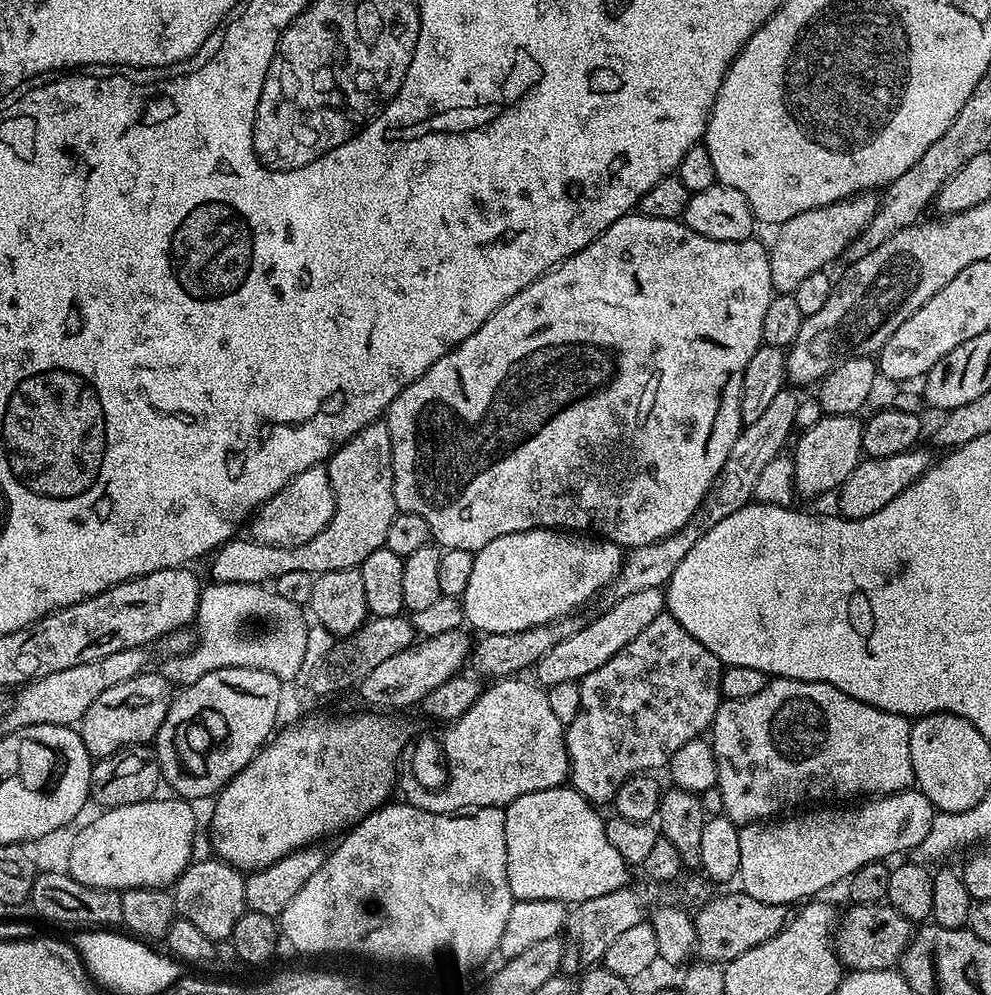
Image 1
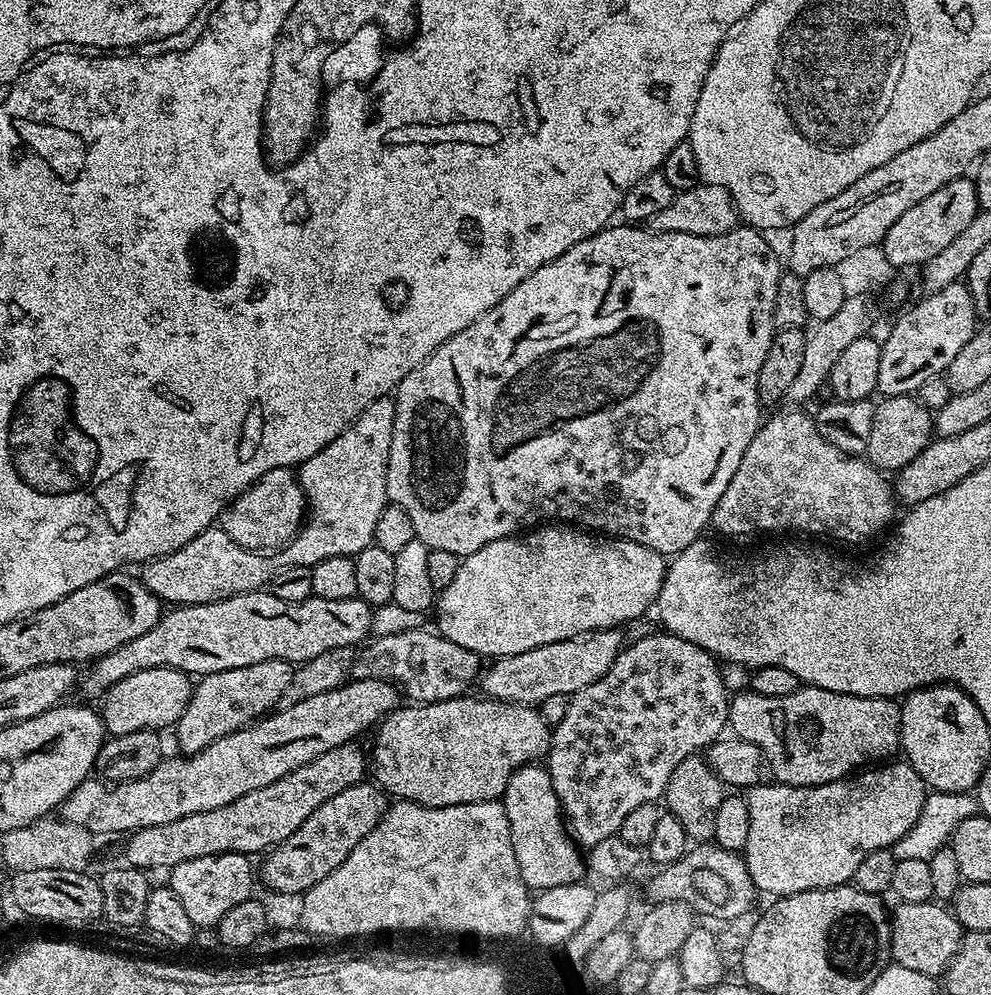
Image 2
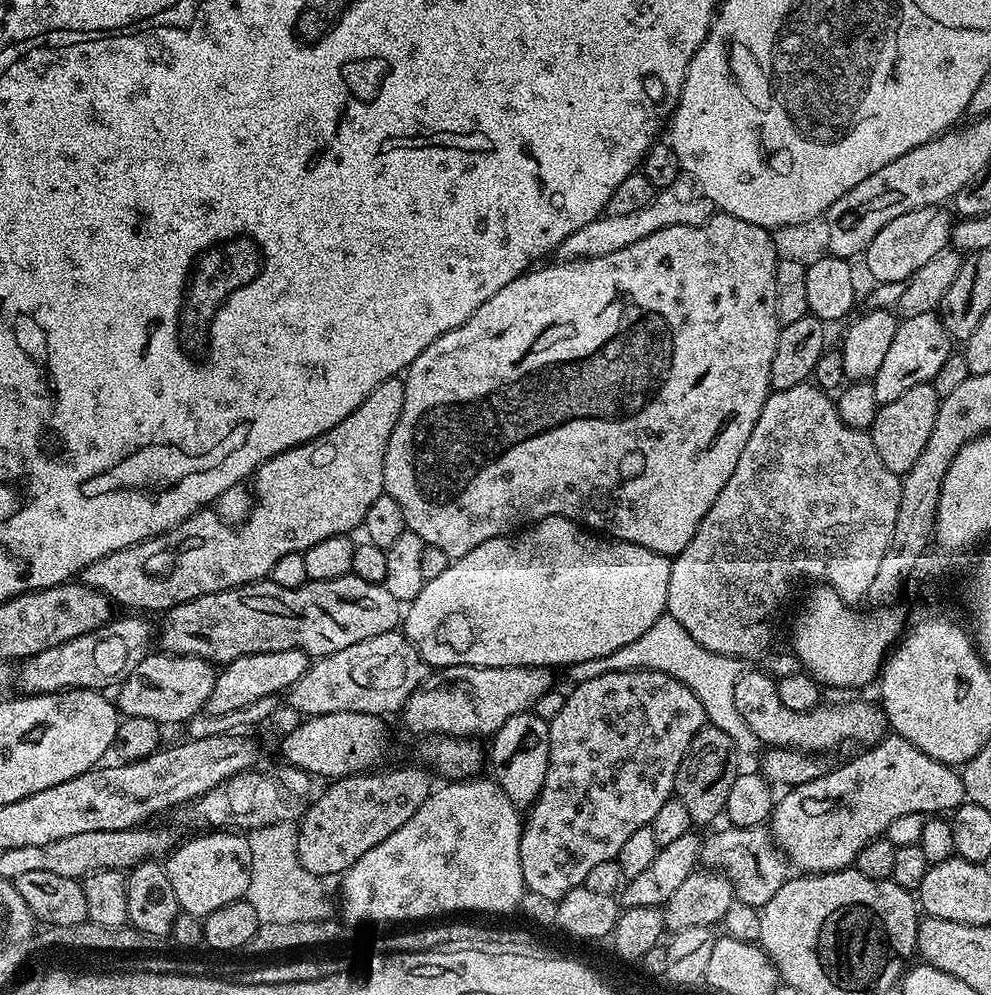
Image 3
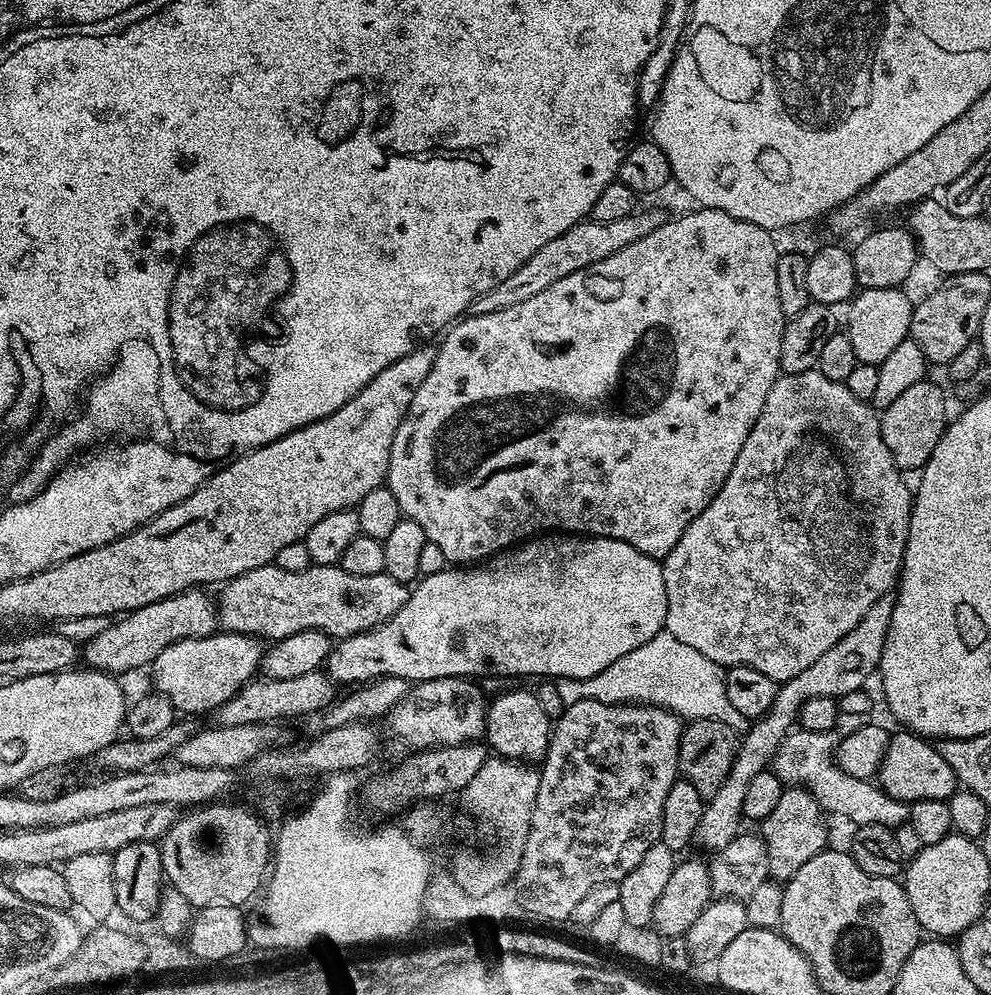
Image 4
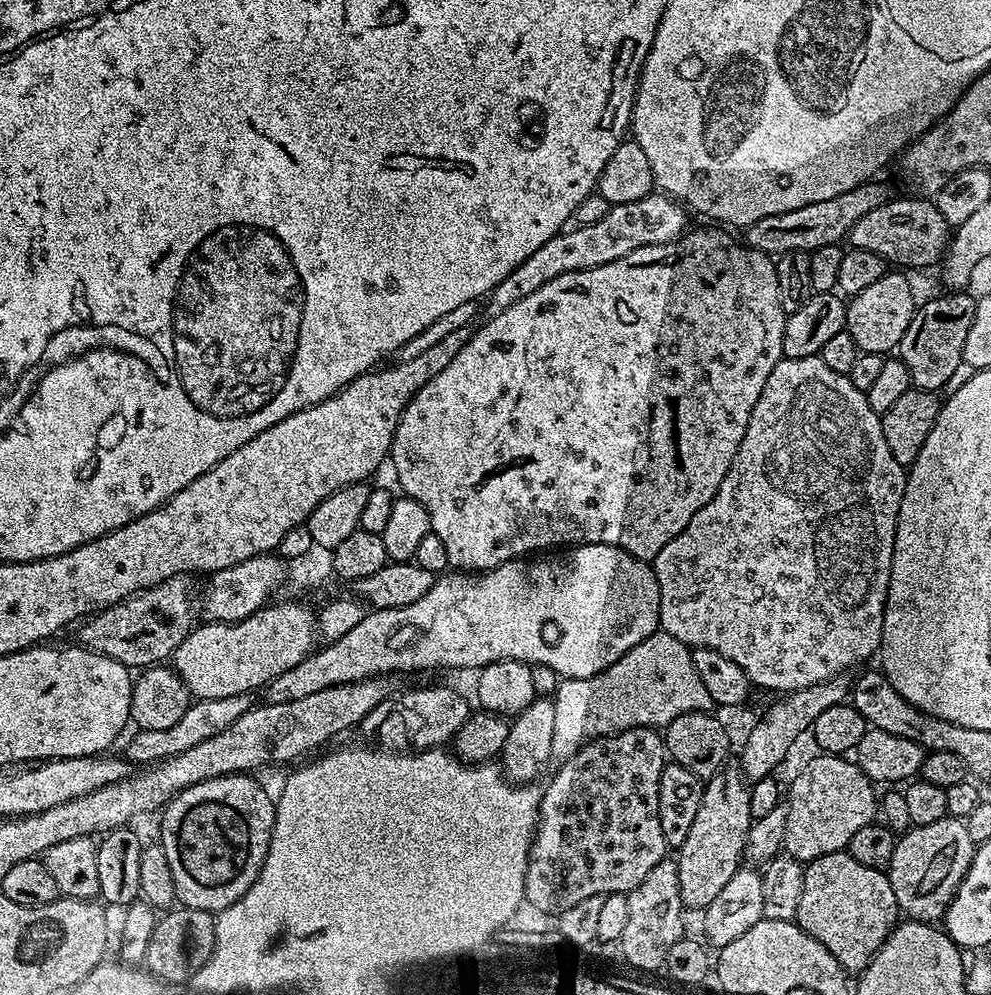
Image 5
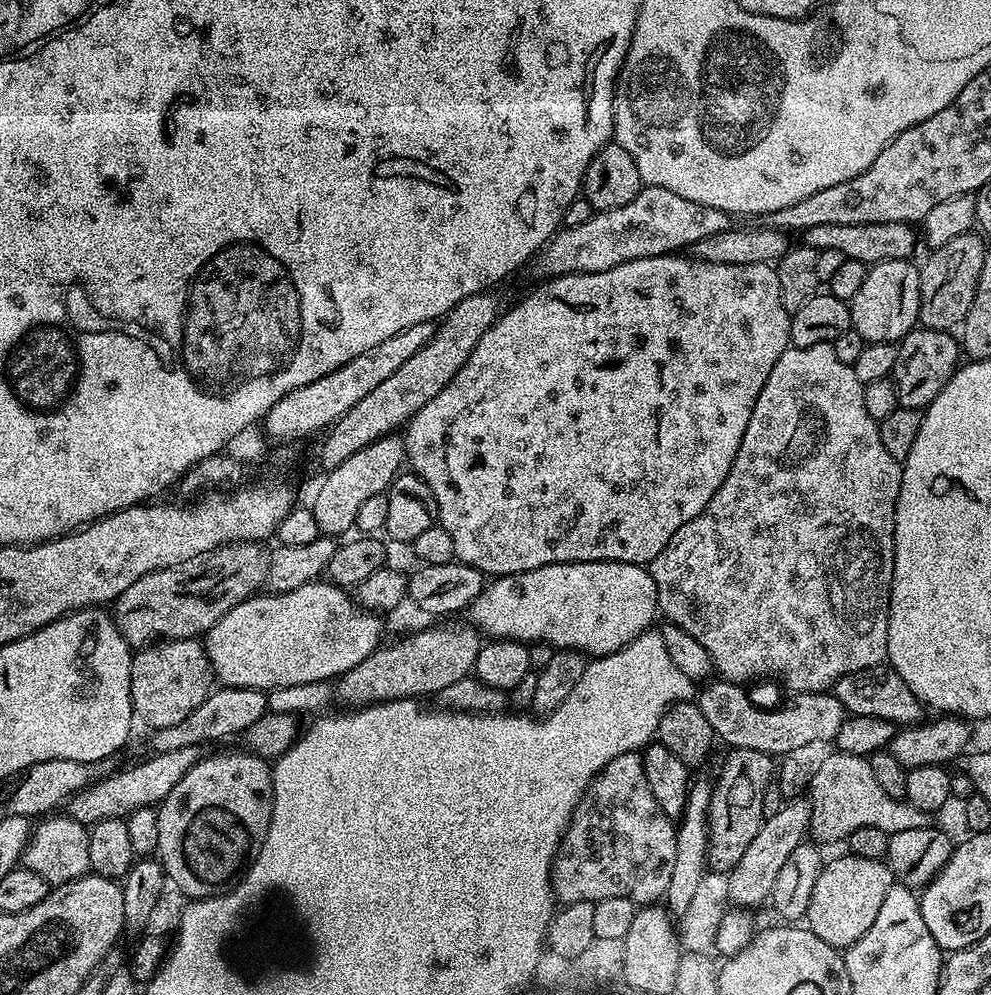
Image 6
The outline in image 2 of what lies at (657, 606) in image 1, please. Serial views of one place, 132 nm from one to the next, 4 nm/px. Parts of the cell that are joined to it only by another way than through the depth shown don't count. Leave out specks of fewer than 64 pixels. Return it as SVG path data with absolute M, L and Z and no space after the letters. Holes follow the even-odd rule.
M600 628L596 632L587 632L585 636L575 636L526 650L526 654L493 659L492 666L485 667L479 677L479 691L493 700L533 706L540 705L554 694L572 696L578 690L590 686L590 682L598 682L598 678L602 678L602 674L606 674L610 666L614 666L618 654L626 644L622 633L620 628Z

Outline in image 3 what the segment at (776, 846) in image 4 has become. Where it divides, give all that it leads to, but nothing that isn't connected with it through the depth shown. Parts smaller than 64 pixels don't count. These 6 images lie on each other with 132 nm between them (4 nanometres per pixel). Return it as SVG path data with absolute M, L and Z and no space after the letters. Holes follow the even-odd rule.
M724 826L721 832L703 841L700 864L705 869L719 872L732 883L734 896L739 903L749 904L754 909L763 908L790 876L790 865L783 852L776 847L772 833L767 827L734 828Z

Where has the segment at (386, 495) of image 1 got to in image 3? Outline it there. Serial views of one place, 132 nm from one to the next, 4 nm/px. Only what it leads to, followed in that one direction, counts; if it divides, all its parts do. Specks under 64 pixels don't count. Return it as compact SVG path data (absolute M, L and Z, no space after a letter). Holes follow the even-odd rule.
M393 378L382 382L370 390L366 402L342 418L338 426L323 432L317 440L299 444L267 460L254 473L254 503L244 523L235 526L225 524L215 510L201 510L183 520L177 528L163 532L160 536L151 536L140 544L108 554L106 558L98 558L98 562L84 568L83 583L98 589L113 605L125 604L128 610L164 614L187 600L255 584L258 580L271 577L274 562L278 562L278 558L286 558L286 554L295 552L304 553L312 546L318 546L318 542L326 542L326 538L352 534L355 528L357 531L363 525L366 510L370 510L374 498L384 492L384 455L390 434L394 434L394 426L398 426L403 401L403 379Z

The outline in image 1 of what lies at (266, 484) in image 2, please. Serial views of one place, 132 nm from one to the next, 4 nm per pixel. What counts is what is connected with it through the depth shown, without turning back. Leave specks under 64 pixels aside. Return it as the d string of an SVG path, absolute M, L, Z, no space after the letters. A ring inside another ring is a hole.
M325 463L315 464L309 470L304 470L302 474L296 475L282 490L272 495L266 503L261 504L256 512L253 513L250 520L250 528L252 524L251 539L255 543L272 546L274 548L296 548L308 541L312 541L320 534L334 516L335 509L336 499L334 498L333 487L330 486L327 465Z

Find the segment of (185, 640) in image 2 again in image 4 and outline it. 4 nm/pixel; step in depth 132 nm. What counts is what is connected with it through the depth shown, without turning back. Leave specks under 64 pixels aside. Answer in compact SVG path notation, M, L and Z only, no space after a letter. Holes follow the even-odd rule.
M273 562L229 580L219 589L218 624L223 631L263 638L268 642L281 640L302 630L318 630L333 638L343 638L369 632L382 622L394 618L394 614L398 614L398 610L406 606L409 591L409 585L390 578L384 572L370 574L370 578L362 578L355 574L346 574L346 570L335 564L321 564L293 574L291 570L278 570L278 566Z

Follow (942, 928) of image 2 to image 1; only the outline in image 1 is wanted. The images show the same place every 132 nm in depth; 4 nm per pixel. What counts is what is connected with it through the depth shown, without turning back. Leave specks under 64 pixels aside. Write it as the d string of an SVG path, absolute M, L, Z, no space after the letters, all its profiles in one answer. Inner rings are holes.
M852 904L849 912L839 917L834 932L836 953L845 969L854 972L887 972L895 969L914 935L913 921L906 919L892 905Z

